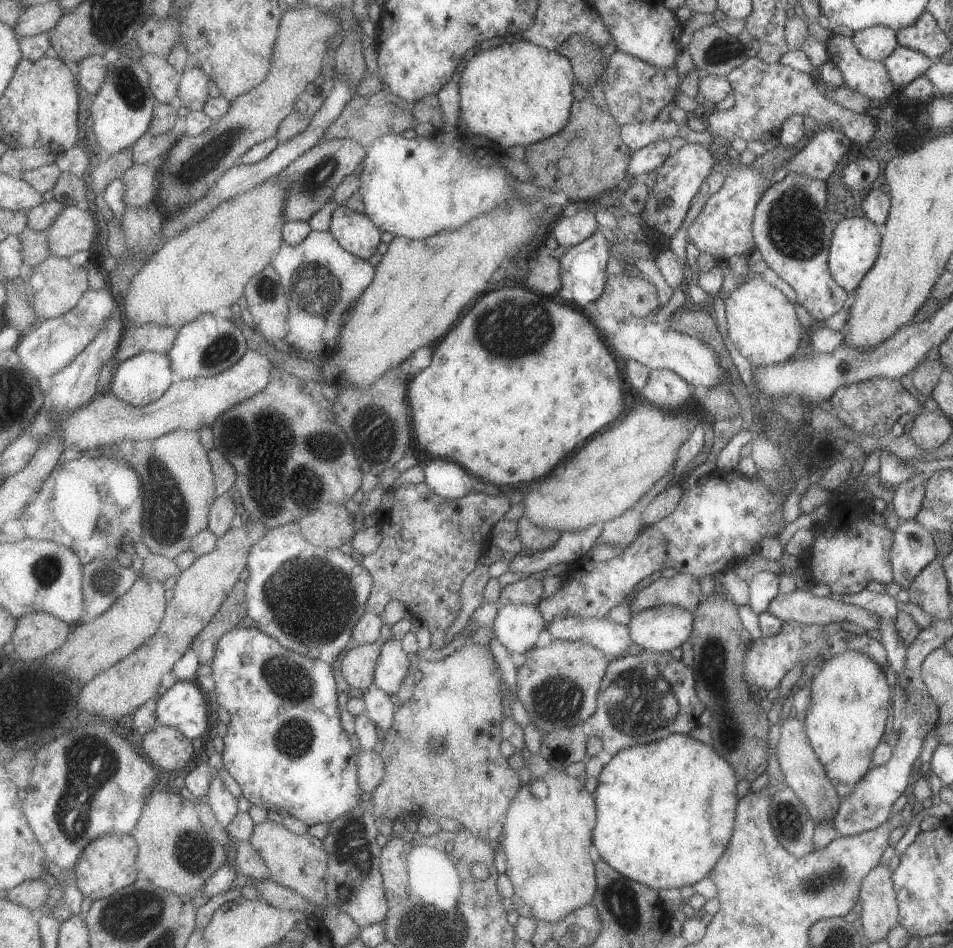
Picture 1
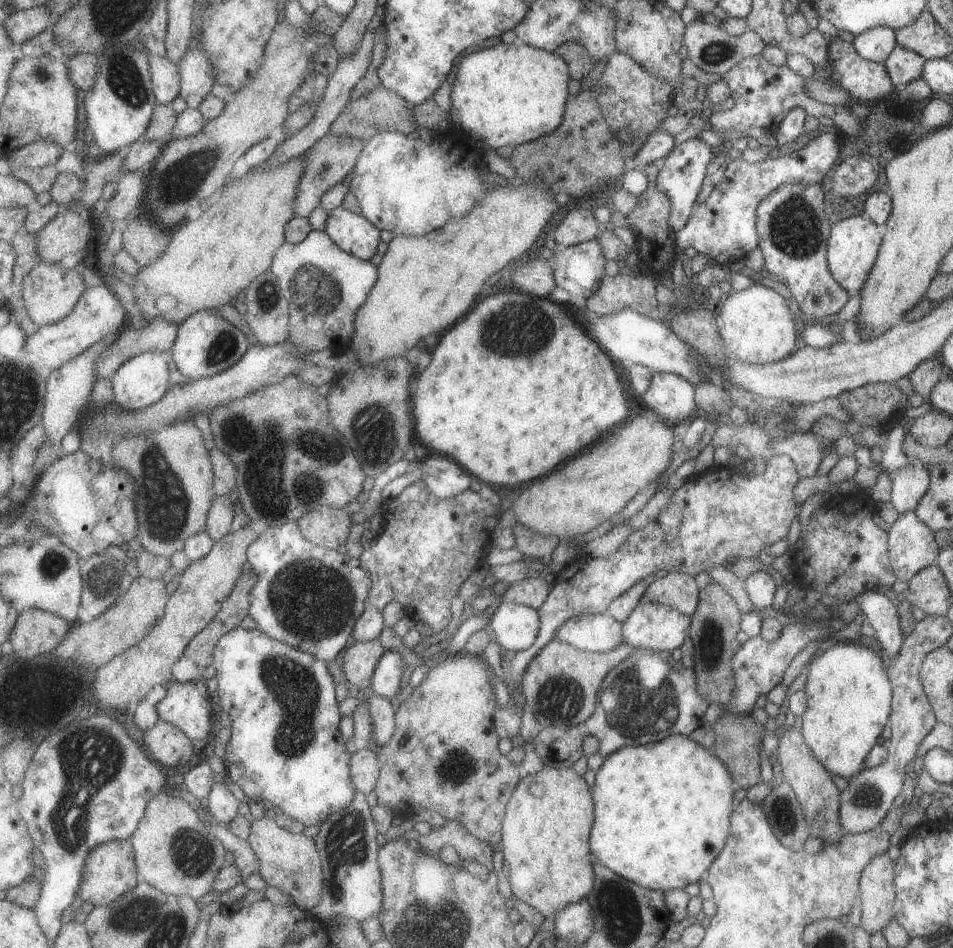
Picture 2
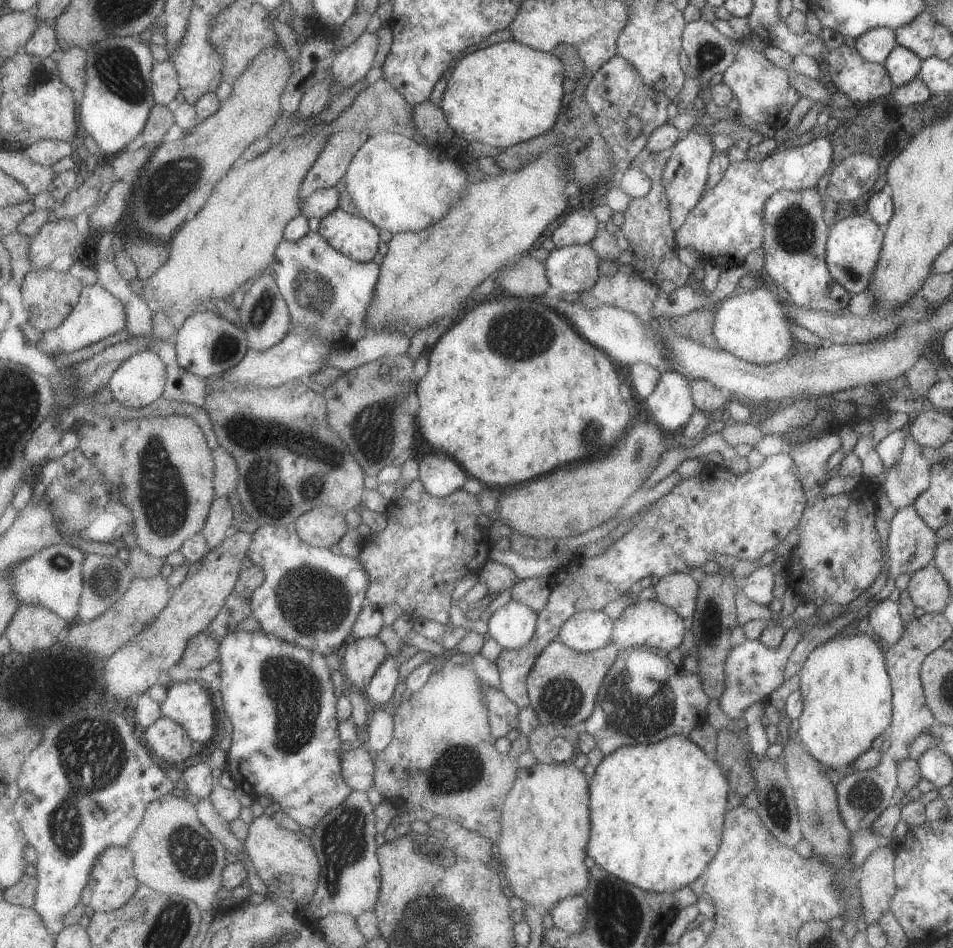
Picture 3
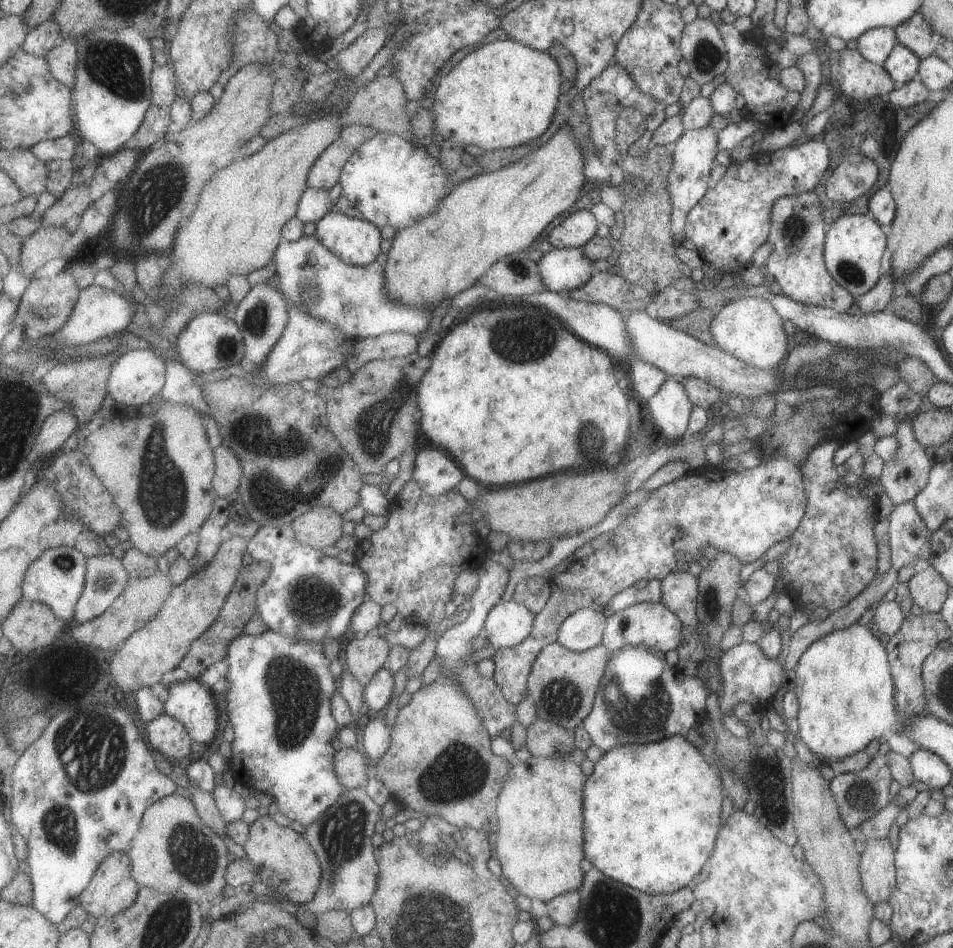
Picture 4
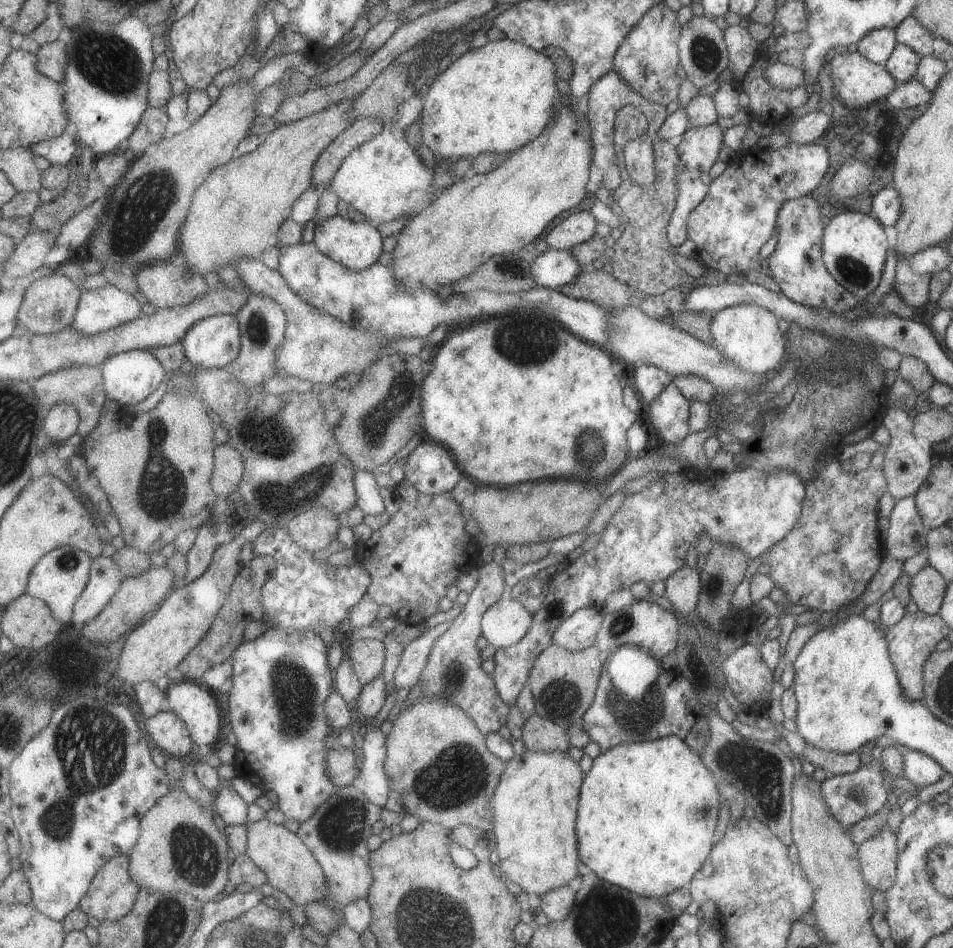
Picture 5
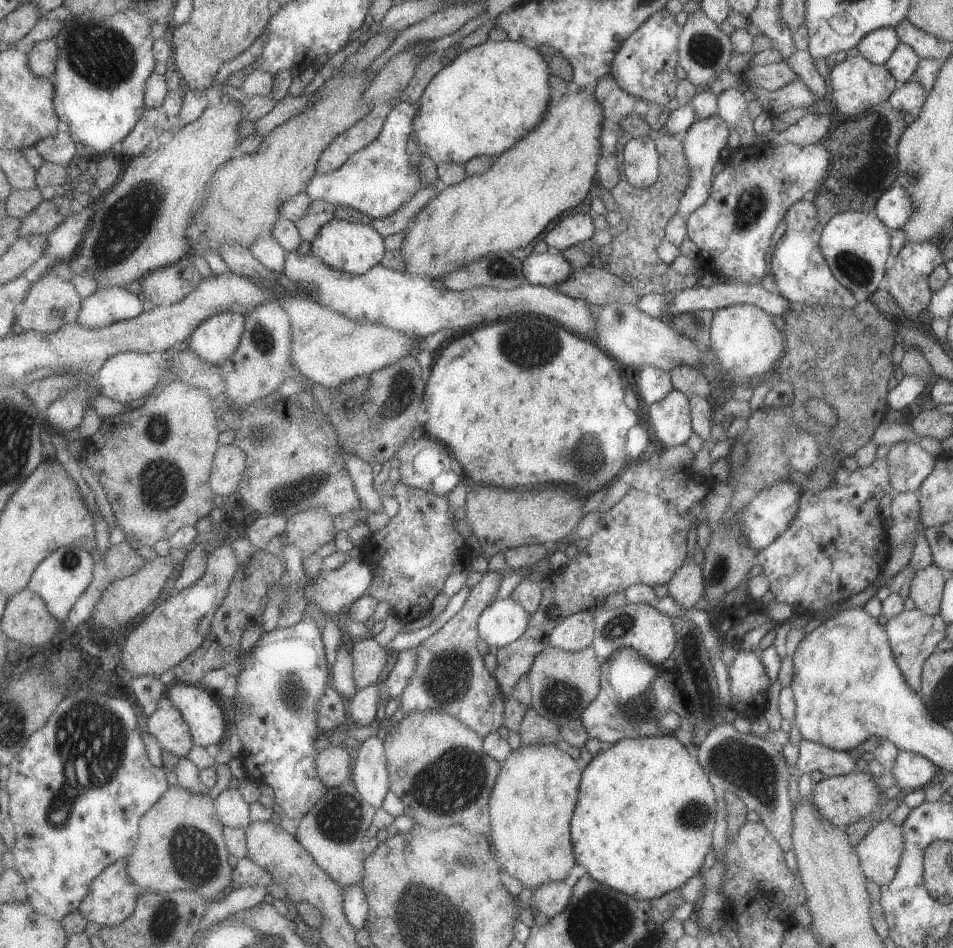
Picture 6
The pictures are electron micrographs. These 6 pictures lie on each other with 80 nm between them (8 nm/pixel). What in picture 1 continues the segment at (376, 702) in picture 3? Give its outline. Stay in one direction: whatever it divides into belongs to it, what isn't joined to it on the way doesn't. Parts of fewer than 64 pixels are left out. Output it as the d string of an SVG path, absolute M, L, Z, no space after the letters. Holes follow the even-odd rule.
M393 634L388 641L378 643L381 654L376 668L375 686L385 689L390 695L397 695L409 674L410 660L413 656L405 652L401 639Z

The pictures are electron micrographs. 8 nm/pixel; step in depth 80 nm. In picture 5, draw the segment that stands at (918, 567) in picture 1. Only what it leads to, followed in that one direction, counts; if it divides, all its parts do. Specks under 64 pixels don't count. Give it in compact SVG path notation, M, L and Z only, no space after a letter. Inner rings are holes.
M914 496L895 500L888 519L889 529L882 541L884 554L904 562L926 546L928 530L919 517Z

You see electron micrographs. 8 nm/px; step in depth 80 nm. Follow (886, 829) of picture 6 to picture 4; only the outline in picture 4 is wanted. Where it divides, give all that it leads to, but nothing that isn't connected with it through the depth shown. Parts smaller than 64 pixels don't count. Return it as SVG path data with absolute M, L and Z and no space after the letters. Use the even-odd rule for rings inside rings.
M887 837L860 848L859 875L871 905L887 901L895 889L894 854Z

